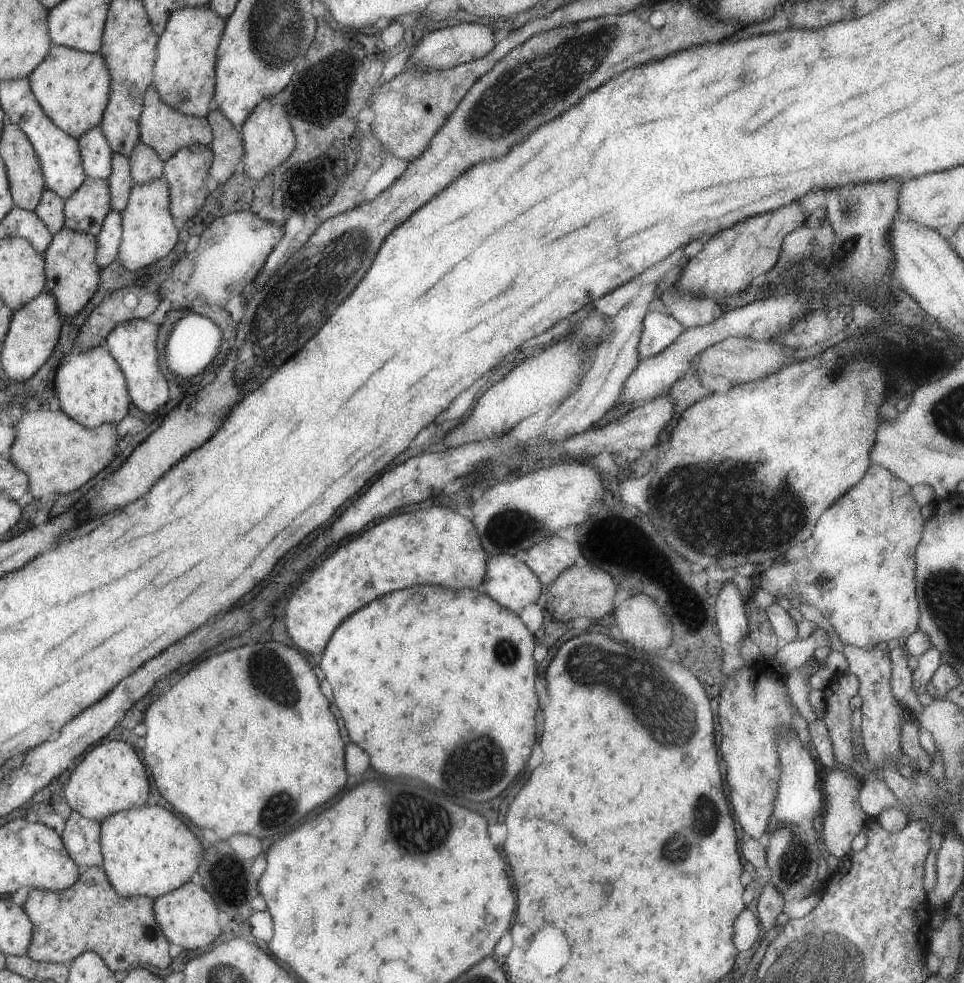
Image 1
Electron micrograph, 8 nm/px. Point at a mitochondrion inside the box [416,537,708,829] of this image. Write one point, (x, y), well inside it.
(656, 704)

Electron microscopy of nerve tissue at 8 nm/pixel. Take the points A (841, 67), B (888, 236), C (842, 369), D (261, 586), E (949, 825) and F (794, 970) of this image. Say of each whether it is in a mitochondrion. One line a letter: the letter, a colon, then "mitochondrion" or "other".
A: other
B: other
C: mitochondrion
D: other
E: other
F: mitochondrion

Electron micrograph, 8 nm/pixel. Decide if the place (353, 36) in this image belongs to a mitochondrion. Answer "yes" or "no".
no

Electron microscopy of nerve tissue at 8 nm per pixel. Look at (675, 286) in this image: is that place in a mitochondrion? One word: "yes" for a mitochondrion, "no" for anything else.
no

